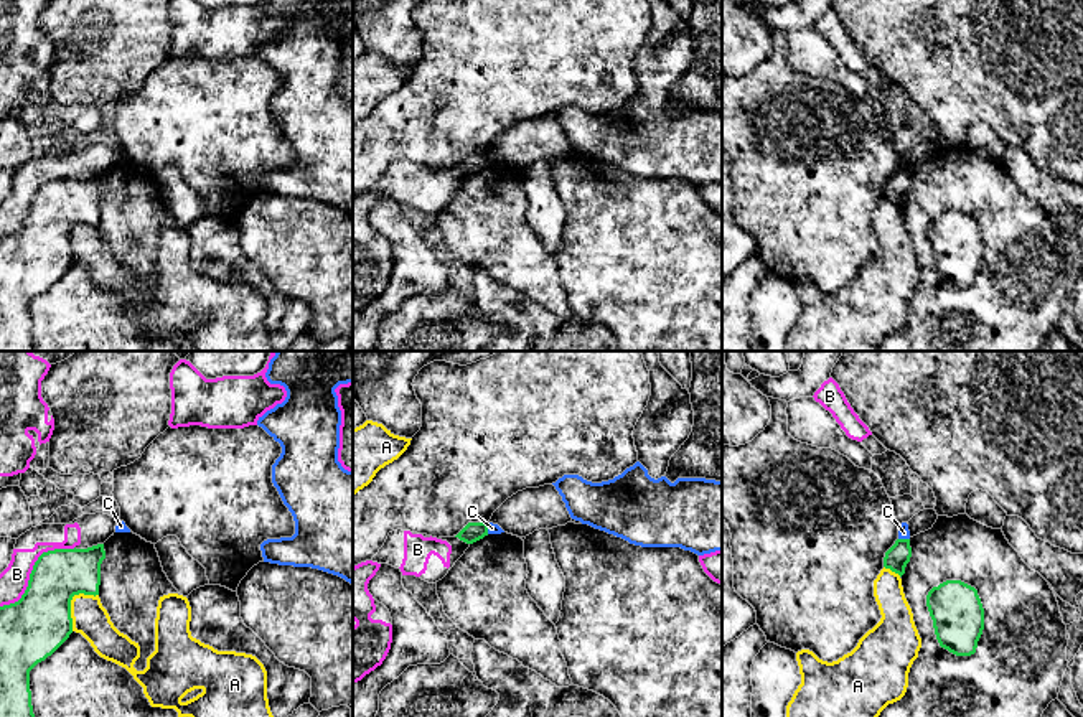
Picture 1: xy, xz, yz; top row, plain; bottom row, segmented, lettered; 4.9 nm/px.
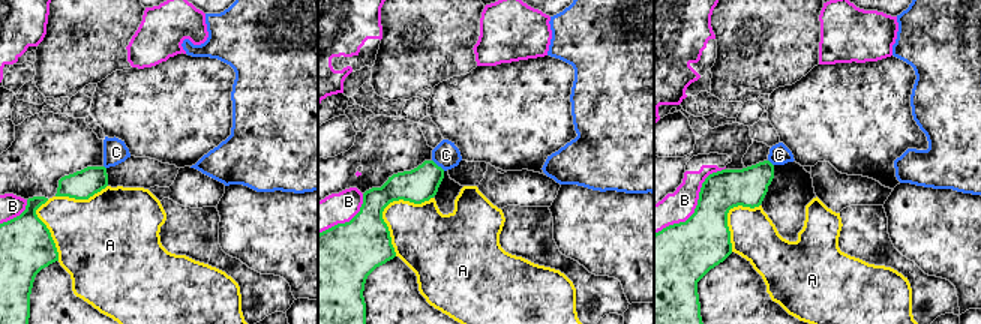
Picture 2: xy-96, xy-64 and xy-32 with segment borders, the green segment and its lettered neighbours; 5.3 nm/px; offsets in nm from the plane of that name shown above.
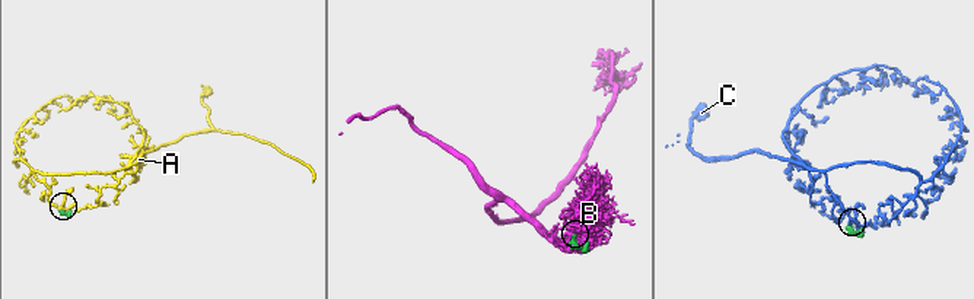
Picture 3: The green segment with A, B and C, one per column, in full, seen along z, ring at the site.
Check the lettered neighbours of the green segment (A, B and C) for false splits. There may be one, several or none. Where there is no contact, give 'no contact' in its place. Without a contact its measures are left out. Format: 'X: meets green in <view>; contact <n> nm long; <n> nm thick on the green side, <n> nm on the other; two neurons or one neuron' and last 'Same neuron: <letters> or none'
A: meets green in xy; contact 220 nm long; 300 nm thick on the green side, 170 nm on the other; two neurons
B: meets green in xy; contact 480 nm long; 280 nm thick on the green side, 140 nm on the other; two neurons
C: meets green in yz; contact 60 nm long; 120 nm thick on the green side, 60 nm on the other; two neurons
Same neuron: none

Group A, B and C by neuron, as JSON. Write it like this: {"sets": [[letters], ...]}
{"sets": [["A"], ["B"], ["C"]]}

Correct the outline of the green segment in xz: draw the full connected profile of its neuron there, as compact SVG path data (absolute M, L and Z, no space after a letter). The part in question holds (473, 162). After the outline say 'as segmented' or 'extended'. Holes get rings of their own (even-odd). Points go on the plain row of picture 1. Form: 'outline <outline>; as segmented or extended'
outline M468 153L455 168L466 175L473 175L488 166L488 153Z; as segmented

